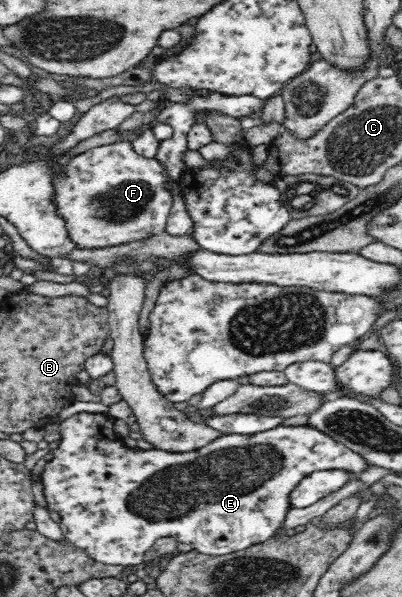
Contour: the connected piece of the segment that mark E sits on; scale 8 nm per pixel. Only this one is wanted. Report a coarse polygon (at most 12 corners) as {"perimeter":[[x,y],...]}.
{"perimeter":[[59,420],[39,477],[80,551],[137,566],[279,531],[303,476],[362,455],[306,424],[130,448]]}

